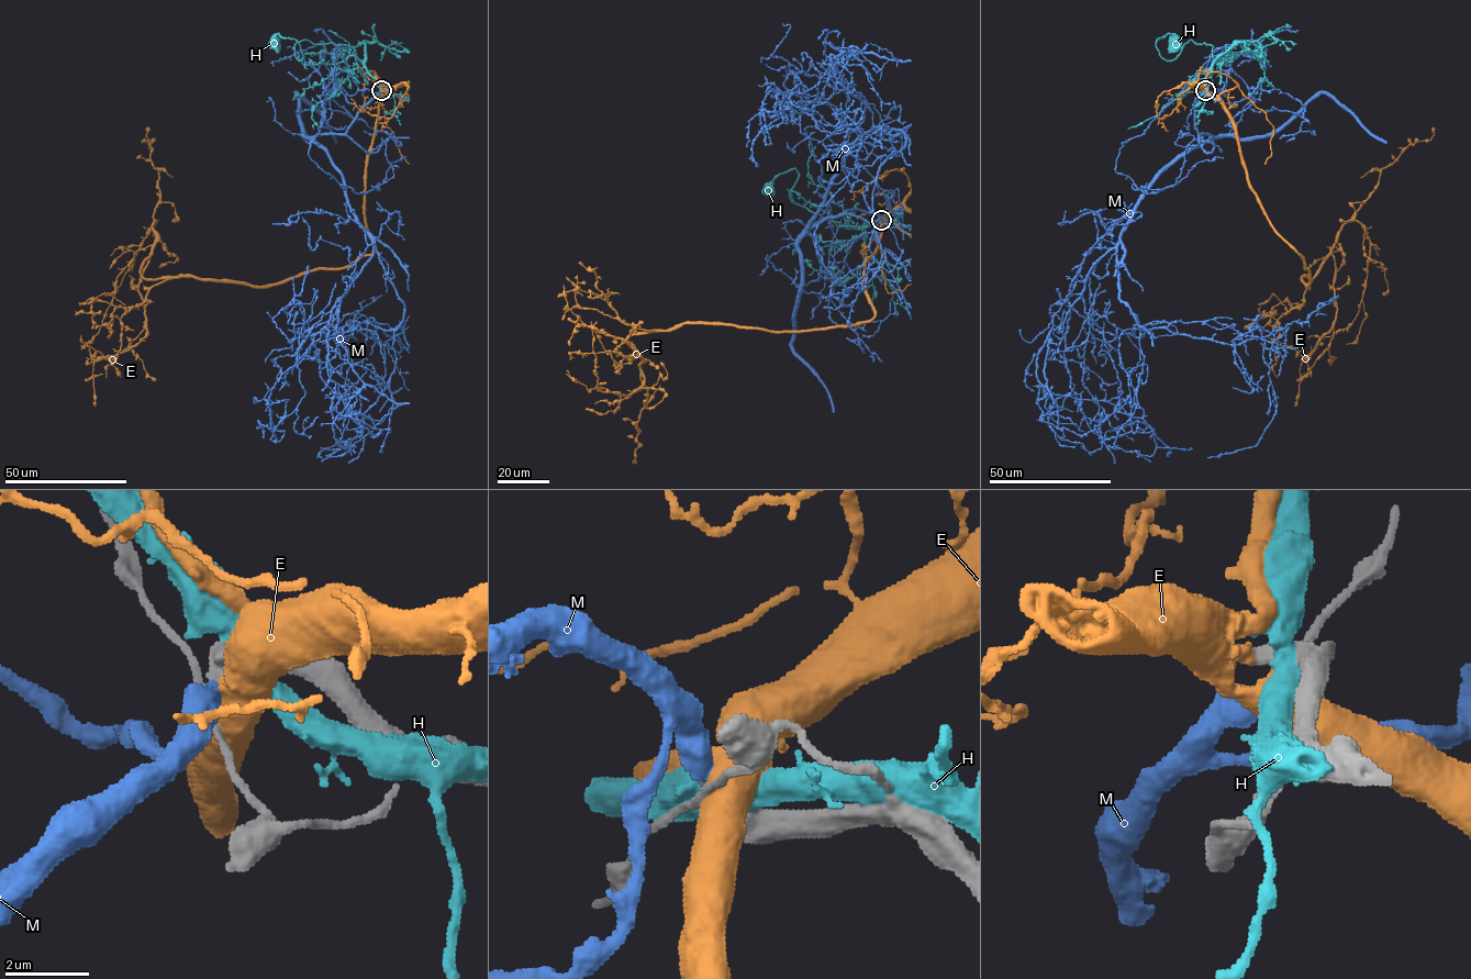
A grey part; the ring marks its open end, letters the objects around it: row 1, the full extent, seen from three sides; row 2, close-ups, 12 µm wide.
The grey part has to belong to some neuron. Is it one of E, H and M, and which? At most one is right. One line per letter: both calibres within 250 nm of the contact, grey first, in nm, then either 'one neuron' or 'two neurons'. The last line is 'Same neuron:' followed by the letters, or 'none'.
E: calibres 360 and 850 nm; two neurons
H: calibres 440 and 550 nm; two neurons
M: calibres 360 and 500 nm; one neuron
Same neuron: M

